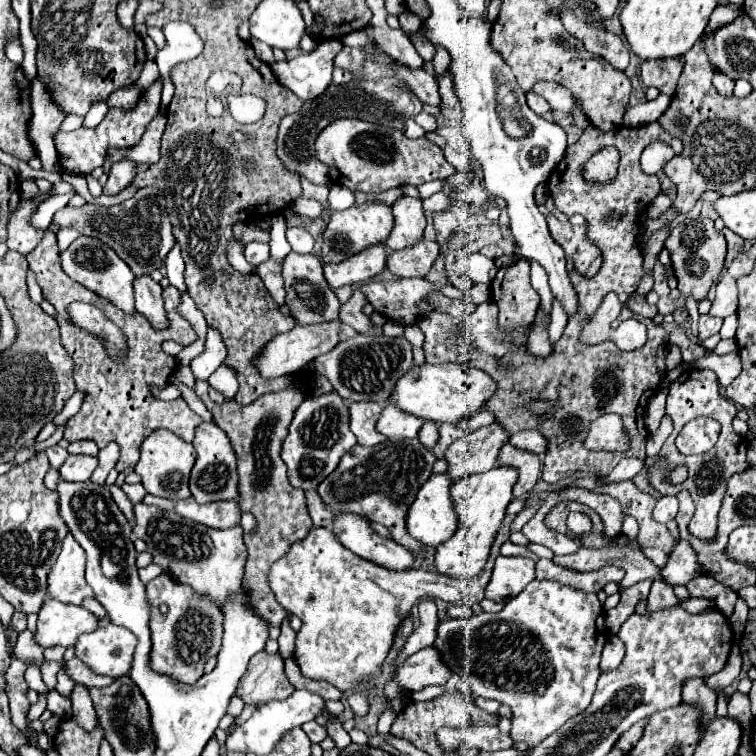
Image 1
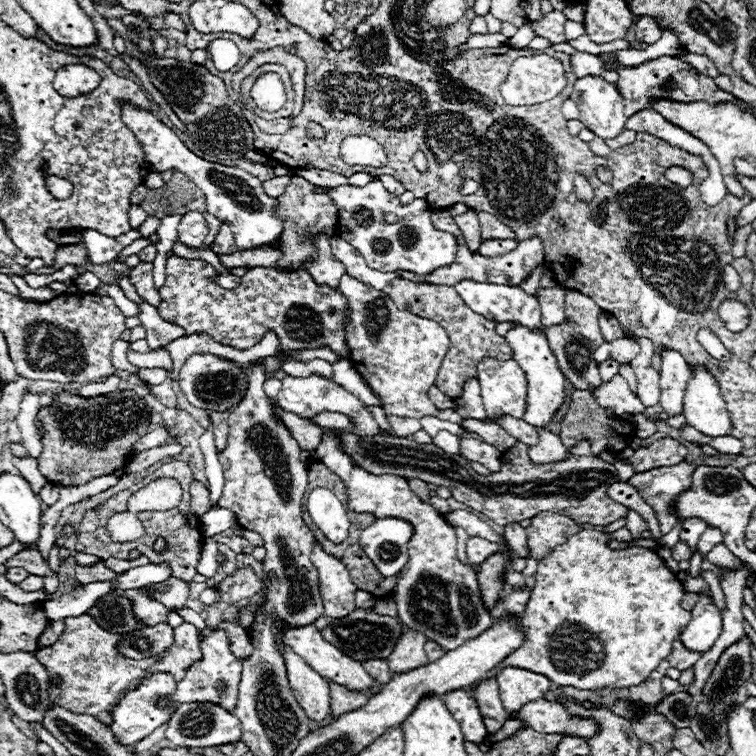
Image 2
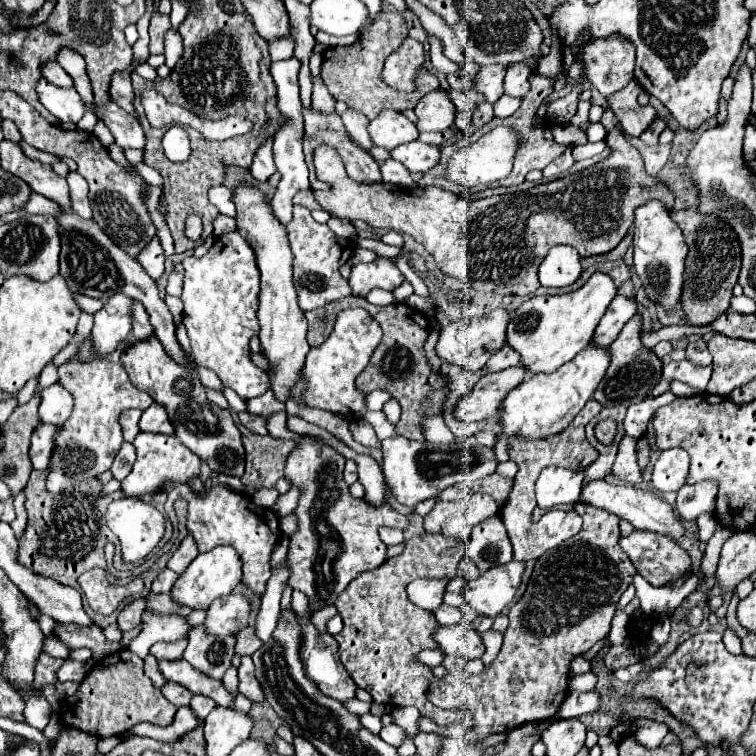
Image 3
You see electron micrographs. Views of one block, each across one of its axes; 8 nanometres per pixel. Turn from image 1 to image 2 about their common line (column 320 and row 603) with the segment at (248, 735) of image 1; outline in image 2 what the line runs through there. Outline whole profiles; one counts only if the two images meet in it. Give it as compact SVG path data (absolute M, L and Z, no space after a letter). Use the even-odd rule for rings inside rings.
M700 596L700 602L692 610L692 620L680 632L680 642L692 652L706 652L712 648L722 632L722 614L708 596Z

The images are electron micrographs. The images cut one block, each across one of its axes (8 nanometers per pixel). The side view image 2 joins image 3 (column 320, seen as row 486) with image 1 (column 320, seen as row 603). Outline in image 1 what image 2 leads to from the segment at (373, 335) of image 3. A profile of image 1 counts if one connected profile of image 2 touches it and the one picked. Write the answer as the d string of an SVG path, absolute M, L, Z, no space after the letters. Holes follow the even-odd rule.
M336 392L322 396L308 396L290 424L290 432L282 444L282 460L288 466L288 480L302 490L316 490L316 486L334 472L340 458L356 446L356 436L348 424L348 402Z

